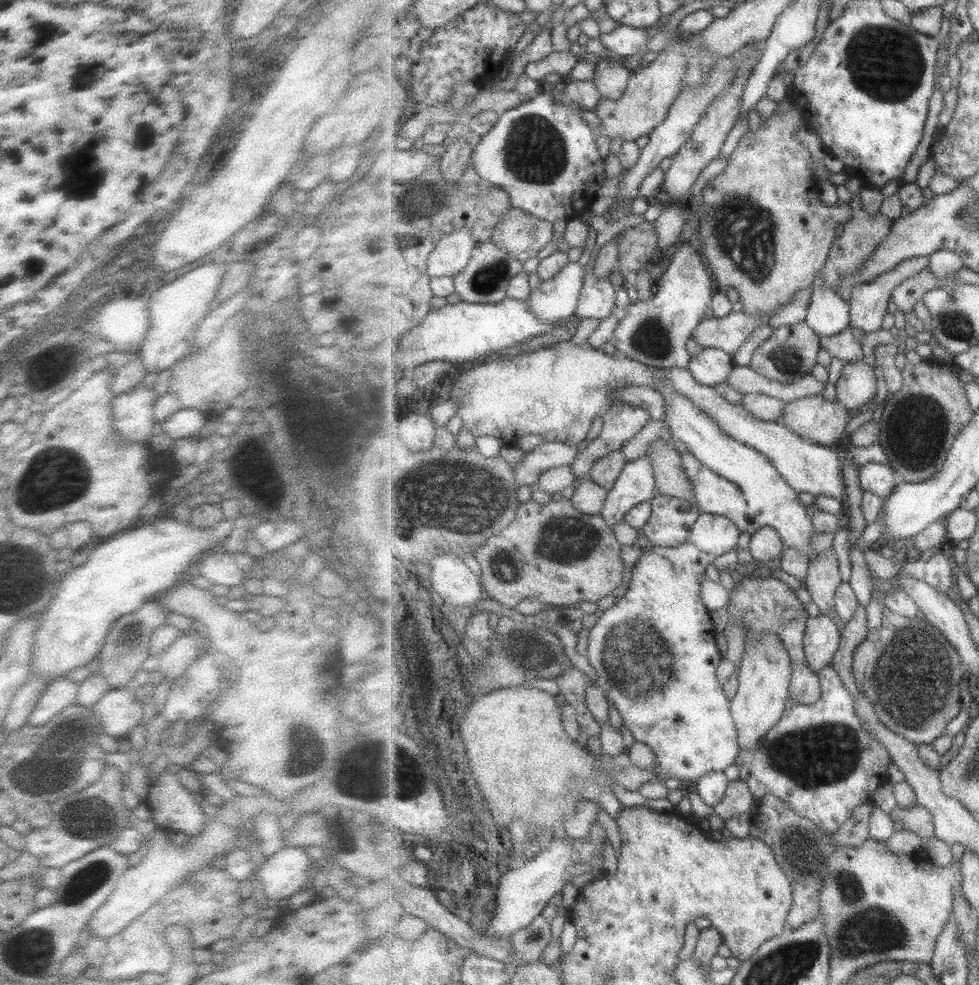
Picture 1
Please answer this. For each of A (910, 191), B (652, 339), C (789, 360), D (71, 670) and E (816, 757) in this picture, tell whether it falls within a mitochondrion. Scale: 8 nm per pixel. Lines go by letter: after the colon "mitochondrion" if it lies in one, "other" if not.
A: other
B: mitochondrion
C: mitochondrion
D: other
E: mitochondrion

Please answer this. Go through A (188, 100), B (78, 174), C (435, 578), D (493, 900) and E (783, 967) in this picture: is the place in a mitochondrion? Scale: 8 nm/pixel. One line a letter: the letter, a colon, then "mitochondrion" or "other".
A: other
B: mitochondrion
C: other
D: other
E: mitochondrion

